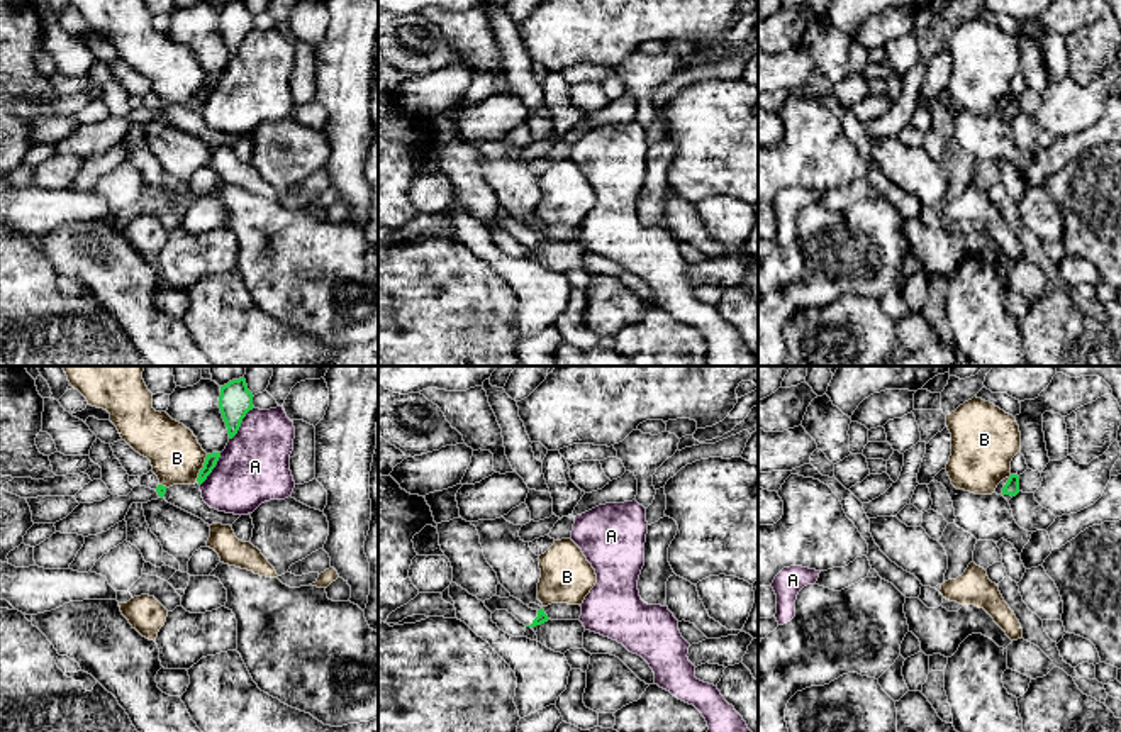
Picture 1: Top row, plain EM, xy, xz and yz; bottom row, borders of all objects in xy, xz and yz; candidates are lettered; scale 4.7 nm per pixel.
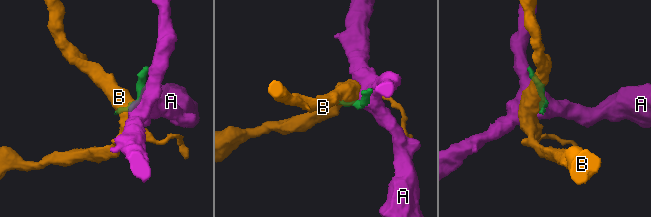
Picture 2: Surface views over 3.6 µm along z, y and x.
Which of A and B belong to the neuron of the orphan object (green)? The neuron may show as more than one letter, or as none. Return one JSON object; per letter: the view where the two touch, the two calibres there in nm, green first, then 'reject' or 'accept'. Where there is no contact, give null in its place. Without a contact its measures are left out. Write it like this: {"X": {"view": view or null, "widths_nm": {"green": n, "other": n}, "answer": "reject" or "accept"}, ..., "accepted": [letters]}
{"A": {"view": "xy", "widths_nm": {"green": 160, "other": 340}, "answer": "reject"}, "B": {"view": "xy", "widths_nm": {"green": 60, "other": 260}, "answer": "reject"}, "accepted": []}

